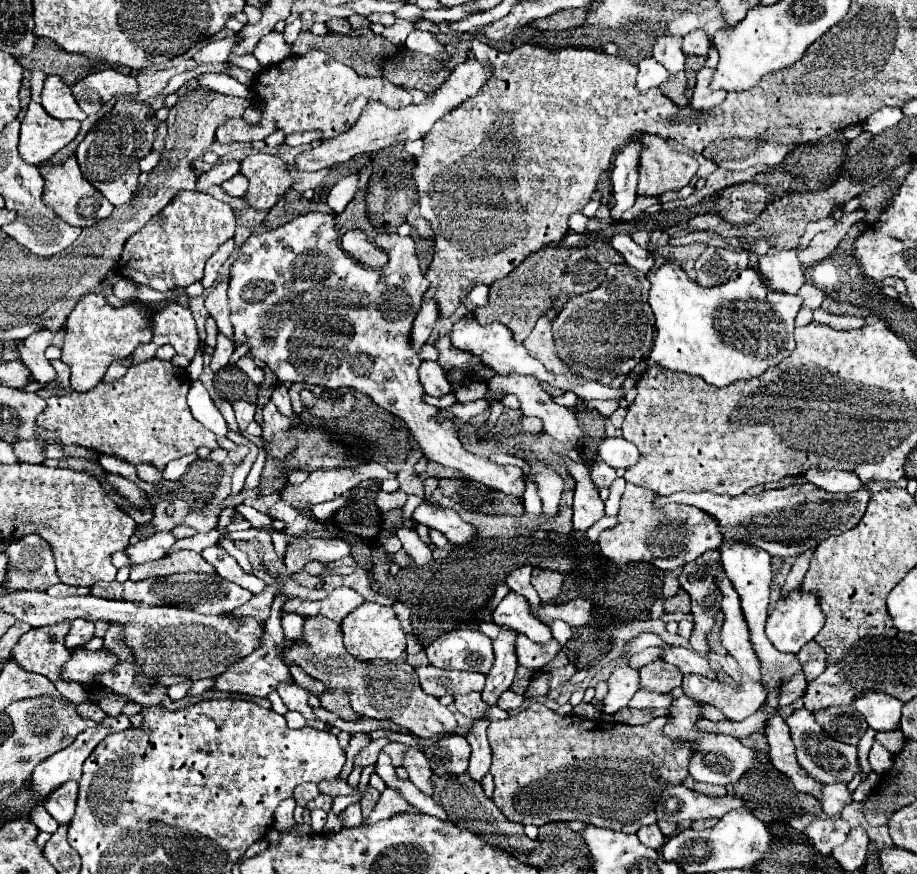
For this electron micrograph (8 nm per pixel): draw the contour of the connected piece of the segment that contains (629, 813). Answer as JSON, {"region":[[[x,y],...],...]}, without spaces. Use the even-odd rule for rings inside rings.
{"region":[[[533,702],[527,710],[487,726],[489,746],[493,750],[493,764],[489,770],[495,776],[493,802],[507,820],[517,824],[543,826],[547,822],[579,820],[593,826],[635,834],[641,826],[657,822],[655,804],[663,788],[667,788],[667,784],[679,784],[687,778],[691,746],[681,746],[665,738],[665,722],[665,716],[653,718],[641,726],[585,720],[575,714],[559,718],[559,714],[547,706]]]}

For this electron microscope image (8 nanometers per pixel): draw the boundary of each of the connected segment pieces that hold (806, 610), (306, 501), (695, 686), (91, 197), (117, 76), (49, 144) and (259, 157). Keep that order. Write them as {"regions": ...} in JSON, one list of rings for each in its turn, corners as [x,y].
{"regions":[[[[795,588],[789,592],[789,596],[777,600],[773,612],[769,614],[767,618],[767,624],[765,624],[765,634],[767,638],[773,642],[773,646],[781,652],[791,652],[791,654],[797,654],[807,642],[813,640],[813,636],[823,628],[825,624],[825,616],[819,608],[819,598],[815,594],[809,594],[809,592],[803,592],[803,588]]],[[[367,462],[343,470],[319,470],[309,474],[309,478],[299,486],[285,486],[281,500],[301,512],[307,512],[313,504],[335,500],[337,496],[369,478],[385,480],[397,478],[397,475],[387,472],[385,466],[377,462]]],[[[687,674],[683,678],[683,692],[699,702],[719,708],[729,720],[743,720],[757,712],[765,702],[765,690],[755,680],[749,680],[749,690],[735,690],[717,678]]],[[[75,156],[67,158],[65,162],[57,164],[57,166],[43,166],[39,168],[45,184],[43,184],[43,202],[55,210],[55,214],[59,218],[63,218],[67,224],[71,226],[79,226],[79,228],[85,228],[85,226],[93,226],[97,224],[99,220],[107,218],[111,212],[113,212],[113,204],[101,196],[81,174],[79,170],[79,164],[75,160]]],[[[101,68],[81,78],[71,90],[81,110],[85,114],[95,114],[115,96],[135,96],[139,92],[139,84],[133,76],[121,74],[115,68]]],[[[31,102],[21,122],[19,156],[31,166],[39,166],[49,160],[55,152],[67,146],[79,132],[81,122],[77,120],[55,120],[41,104]]],[[[249,154],[241,162],[241,174],[249,178],[249,190],[243,200],[255,210],[271,210],[295,184],[289,166],[277,154]]]]}

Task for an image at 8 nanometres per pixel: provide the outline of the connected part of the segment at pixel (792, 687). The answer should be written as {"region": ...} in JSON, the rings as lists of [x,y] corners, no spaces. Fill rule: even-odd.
{"region":[[[803,674],[793,676],[789,682],[785,682],[781,686],[779,692],[779,706],[791,706],[795,700],[799,700],[803,696],[803,690],[807,690],[807,680]]]}

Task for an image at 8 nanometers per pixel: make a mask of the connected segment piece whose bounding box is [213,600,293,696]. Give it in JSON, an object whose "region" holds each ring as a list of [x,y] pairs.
{"region":[[[273,600],[271,616],[265,622],[263,648],[257,648],[257,652],[251,652],[243,660],[237,660],[235,664],[231,664],[231,668],[227,668],[227,672],[223,672],[223,676],[215,678],[213,690],[237,692],[237,694],[247,694],[247,696],[269,696],[277,688],[279,682],[293,682],[289,668],[279,658],[279,644],[283,644],[281,640],[285,638],[283,628],[281,628],[281,606],[283,606],[283,602]]]}

